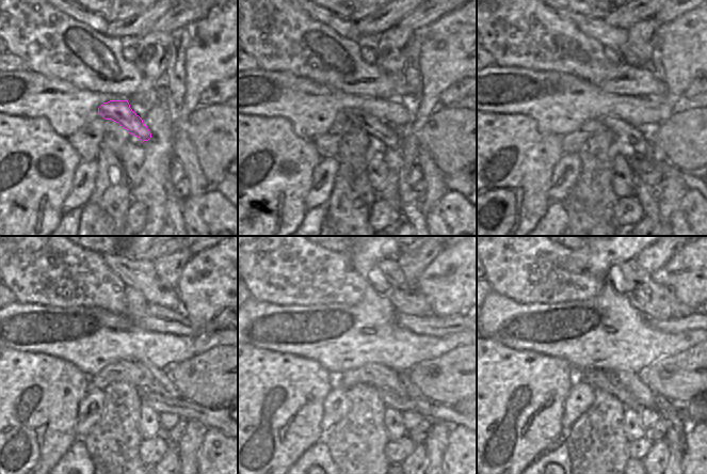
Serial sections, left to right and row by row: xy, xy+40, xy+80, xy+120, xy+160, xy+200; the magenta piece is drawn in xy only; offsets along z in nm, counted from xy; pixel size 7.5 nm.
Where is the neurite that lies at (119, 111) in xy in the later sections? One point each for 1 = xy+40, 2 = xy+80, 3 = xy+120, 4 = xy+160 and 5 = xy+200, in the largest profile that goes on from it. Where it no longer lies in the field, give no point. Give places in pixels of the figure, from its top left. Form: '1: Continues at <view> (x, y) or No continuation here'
1: Continues at xy+40 (389, 137)
2: Continues at xy+80 (633, 141)
3: Continues at xy+120 (159, 381)
4: Continues at xy+160 (413, 392)
5: Continues at xy+200 (669, 411).

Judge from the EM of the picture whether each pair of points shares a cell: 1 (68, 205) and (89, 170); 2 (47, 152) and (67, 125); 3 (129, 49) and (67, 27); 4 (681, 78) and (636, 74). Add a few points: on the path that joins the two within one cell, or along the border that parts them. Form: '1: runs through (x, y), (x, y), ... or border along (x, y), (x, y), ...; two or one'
1: runs through (77, 196), (89, 178); one
2: border along (42, 117), (45, 117), (51, 128), (65, 139); two
3: border along (124, 44), (122, 56), (132, 63); two
4: border along (653, 69), (667, 89), (663, 97); two

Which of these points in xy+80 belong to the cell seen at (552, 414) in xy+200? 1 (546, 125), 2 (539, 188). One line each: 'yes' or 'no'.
1: no
2: yes

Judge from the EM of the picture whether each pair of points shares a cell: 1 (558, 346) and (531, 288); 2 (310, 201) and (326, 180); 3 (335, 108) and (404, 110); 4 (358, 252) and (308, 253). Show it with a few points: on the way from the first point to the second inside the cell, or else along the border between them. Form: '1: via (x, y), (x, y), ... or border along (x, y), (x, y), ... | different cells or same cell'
1: border along (513, 300), (517, 302), (563, 302) | different cells
2: via (316, 195), (322, 186) | same cell
3: via (352, 103), (362, 103), (387, 110) | same cell
4: border along (347, 252), (352, 267), (359, 274) | different cells

